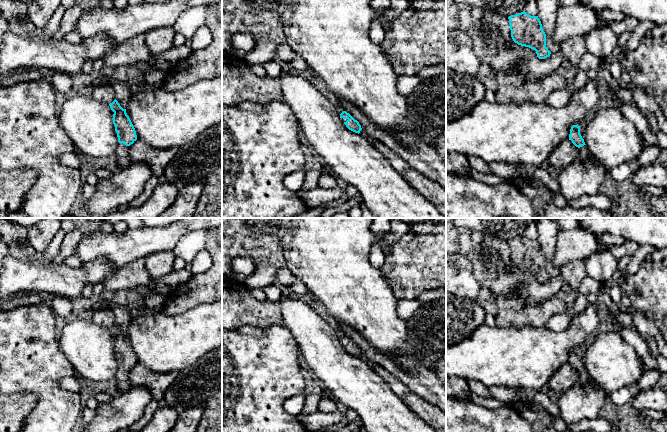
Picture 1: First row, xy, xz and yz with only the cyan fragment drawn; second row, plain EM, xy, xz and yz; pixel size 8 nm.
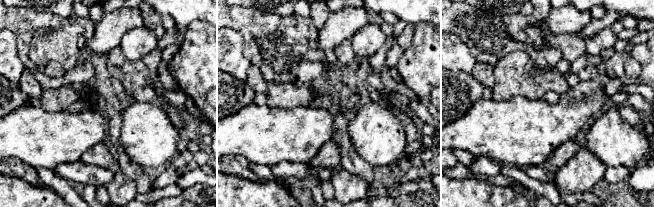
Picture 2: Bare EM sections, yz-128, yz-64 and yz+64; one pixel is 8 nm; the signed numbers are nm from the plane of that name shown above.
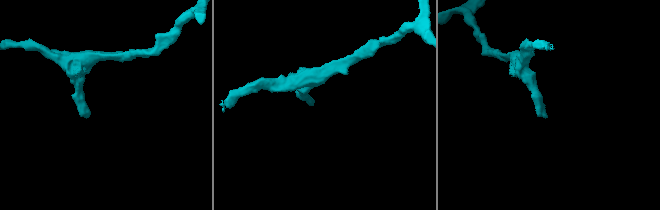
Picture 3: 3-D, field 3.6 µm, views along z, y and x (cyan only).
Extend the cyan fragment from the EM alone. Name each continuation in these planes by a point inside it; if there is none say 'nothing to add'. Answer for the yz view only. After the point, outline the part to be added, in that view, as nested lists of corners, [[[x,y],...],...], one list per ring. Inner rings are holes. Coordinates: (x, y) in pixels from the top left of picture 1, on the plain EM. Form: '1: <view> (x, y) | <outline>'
1: yz (583, 378) | [[[584,369],[584,370],[579,372],[578,380],[575,384],[586,386],[589,383],[589,380],[590,380],[590,378],[589,378],[589,375],[587,373],[587,369]]]

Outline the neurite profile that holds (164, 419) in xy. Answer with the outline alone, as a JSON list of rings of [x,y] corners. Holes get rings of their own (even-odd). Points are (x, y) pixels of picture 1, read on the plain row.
[[[158,408],[153,418],[141,429],[129,432],[169,432],[177,422],[181,412],[174,408]]]

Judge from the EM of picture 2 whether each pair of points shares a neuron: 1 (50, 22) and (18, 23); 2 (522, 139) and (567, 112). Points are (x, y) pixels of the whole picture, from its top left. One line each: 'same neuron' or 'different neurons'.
1: same neuron
2: same neuron

